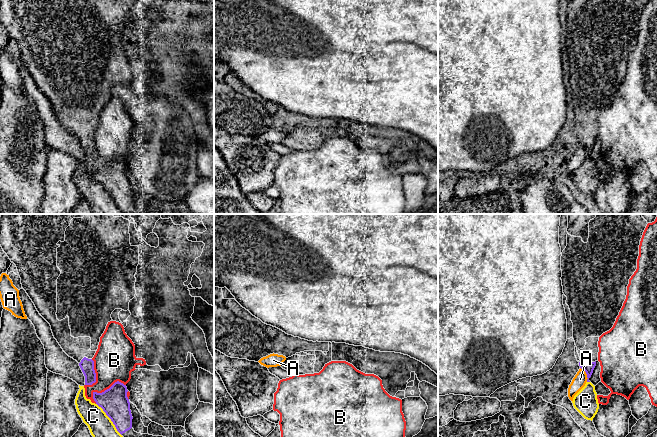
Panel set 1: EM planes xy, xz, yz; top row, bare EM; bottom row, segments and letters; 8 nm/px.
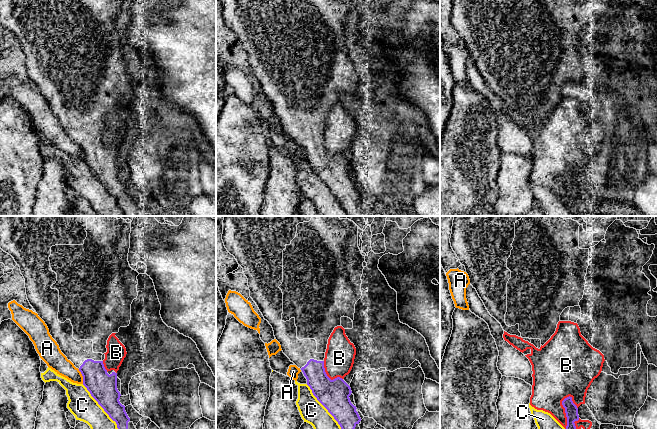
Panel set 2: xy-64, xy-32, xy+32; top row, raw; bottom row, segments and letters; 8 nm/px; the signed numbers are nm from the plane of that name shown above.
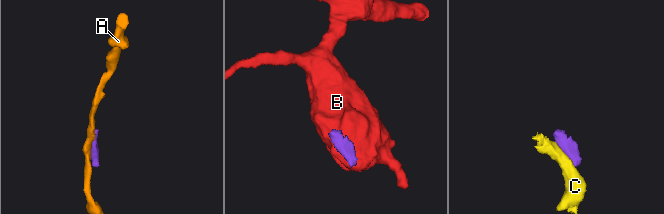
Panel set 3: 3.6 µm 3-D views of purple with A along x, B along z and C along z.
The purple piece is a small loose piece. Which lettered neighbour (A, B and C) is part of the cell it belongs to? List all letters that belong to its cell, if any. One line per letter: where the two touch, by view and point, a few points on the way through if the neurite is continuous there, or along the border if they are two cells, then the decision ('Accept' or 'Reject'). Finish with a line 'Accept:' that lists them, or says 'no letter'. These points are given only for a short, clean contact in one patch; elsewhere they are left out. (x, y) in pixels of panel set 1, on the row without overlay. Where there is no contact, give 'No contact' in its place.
A: Touches purple at yz (586, 149). Boundary: yz (580, 143), (585, 148), (587, 157). Reject
B: Touches purple at xy (107, 165). Reject
C: Touches purple at xy (110, 194). Reject
Accept: no letter

